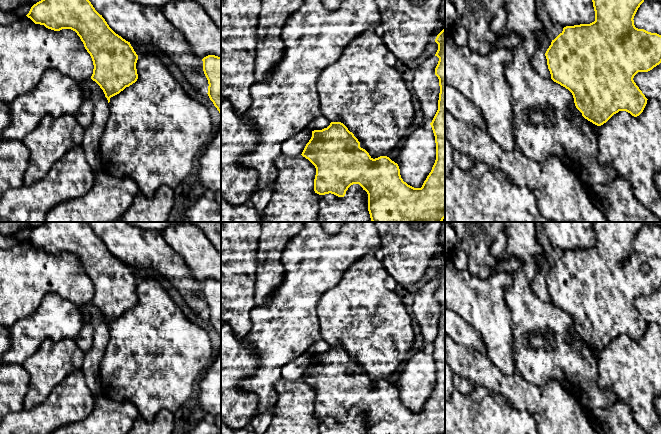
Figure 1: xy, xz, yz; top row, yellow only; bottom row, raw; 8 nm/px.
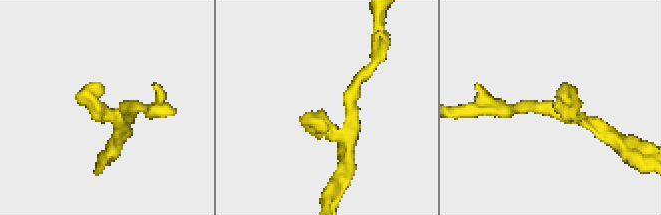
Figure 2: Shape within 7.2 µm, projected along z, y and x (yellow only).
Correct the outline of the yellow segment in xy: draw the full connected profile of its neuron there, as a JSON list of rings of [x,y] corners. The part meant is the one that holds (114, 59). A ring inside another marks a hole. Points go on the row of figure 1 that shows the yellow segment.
[[[41,0],[31,7],[26,16],[35,24],[44,25],[51,30],[71,29],[77,33],[93,61],[94,69],[91,79],[103,90],[108,103],[111,97],[137,81],[138,55],[130,42],[109,27],[89,0]]]

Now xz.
[[[445,28],[437,35],[435,42],[439,58],[435,75],[439,79],[440,93],[438,110],[430,123],[436,143],[436,160],[431,172],[421,188],[414,188],[403,181],[397,163],[387,156],[373,159],[369,153],[360,147],[360,142],[352,132],[341,122],[331,122],[327,128],[312,131],[312,137],[306,144],[302,156],[308,159],[316,168],[314,191],[319,195],[334,194],[344,197],[348,188],[359,184],[368,194],[368,211],[372,222],[442,222],[445,218]]]

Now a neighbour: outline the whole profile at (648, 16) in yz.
[[[644,1],[633,20],[636,28],[661,35],[661,2]]]

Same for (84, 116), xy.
[[[86,98],[75,115],[77,122],[85,129],[93,120],[94,105],[90,99]]]

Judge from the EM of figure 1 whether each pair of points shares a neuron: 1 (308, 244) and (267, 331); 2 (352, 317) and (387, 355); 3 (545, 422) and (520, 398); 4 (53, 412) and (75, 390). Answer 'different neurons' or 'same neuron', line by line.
1: same neuron
2: same neuron
3: same neuron
4: same neuron

